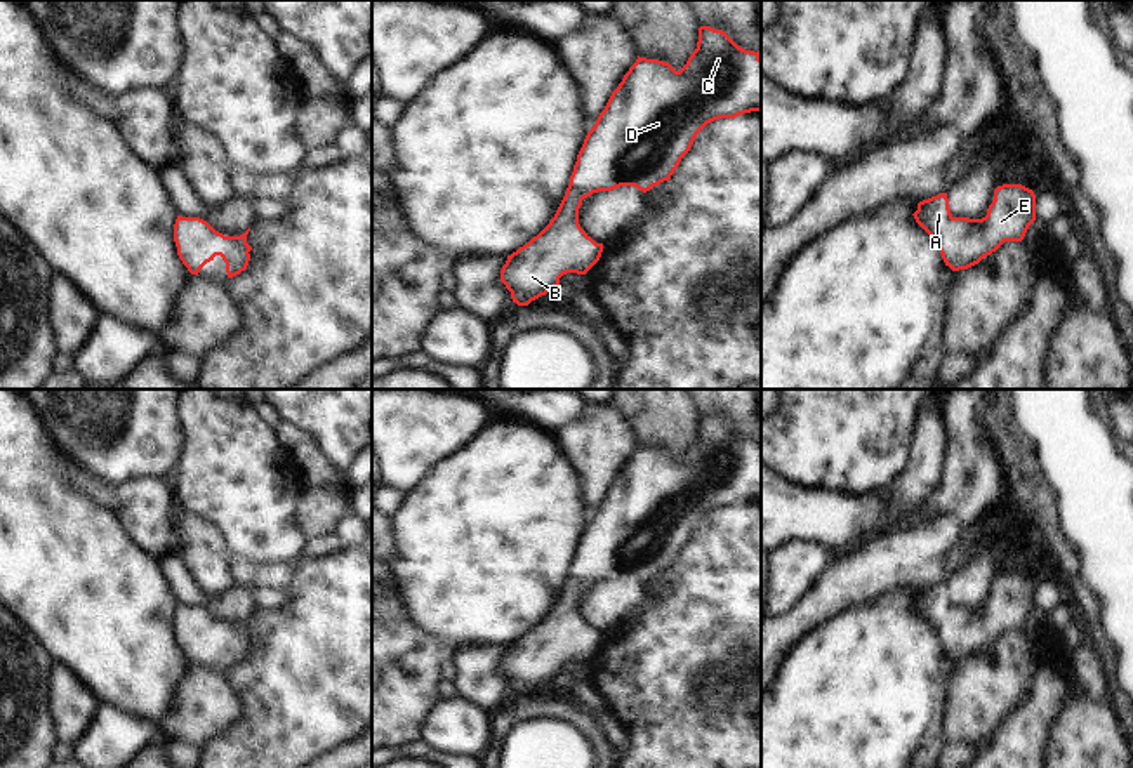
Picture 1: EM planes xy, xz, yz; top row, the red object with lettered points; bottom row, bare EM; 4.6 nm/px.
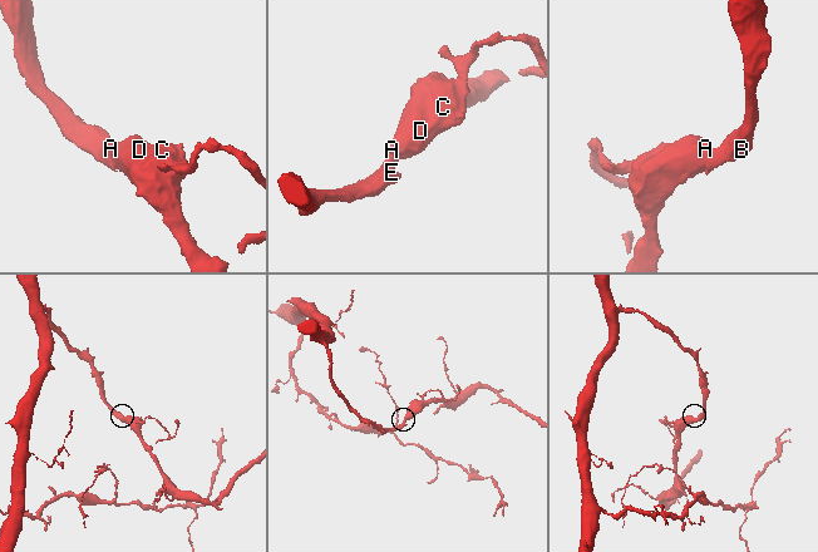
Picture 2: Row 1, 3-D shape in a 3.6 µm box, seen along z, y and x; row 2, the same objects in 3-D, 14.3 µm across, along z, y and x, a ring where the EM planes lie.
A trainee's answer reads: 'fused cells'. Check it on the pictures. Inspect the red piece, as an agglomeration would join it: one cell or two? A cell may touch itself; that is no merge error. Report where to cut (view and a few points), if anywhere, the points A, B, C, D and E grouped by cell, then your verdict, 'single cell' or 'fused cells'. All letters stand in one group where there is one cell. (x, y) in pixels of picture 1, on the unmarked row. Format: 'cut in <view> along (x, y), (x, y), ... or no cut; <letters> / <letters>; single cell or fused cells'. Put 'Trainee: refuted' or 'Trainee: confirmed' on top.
Trainee: refuted
no cut; A B C D E; single cell

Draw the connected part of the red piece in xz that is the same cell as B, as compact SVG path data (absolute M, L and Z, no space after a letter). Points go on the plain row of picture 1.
M700 415L697 438L679 460L669 452L638 445L587 521L554 606L537 626L507 645L500 671L511 681L513 692L528 695L556 678L563 664L586 664L600 650L603 632L596 632L579 613L584 587L620 575L650 580L671 568L707 513L751 500L761 500L759 441L739 436L721 419Z

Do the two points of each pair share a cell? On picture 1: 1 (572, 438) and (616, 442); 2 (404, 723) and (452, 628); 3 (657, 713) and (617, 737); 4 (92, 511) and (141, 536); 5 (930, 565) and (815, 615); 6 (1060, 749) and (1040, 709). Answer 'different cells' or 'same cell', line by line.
1: same cell
2: different cells
3: different cells
4: different cells
5: same cell
6: different cells

